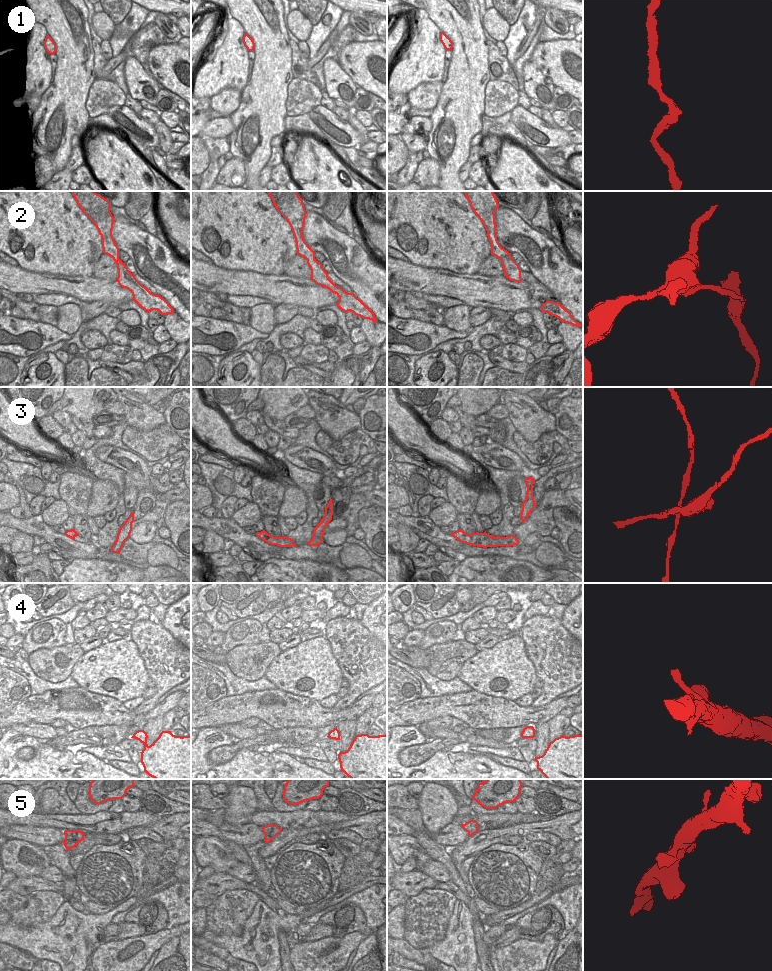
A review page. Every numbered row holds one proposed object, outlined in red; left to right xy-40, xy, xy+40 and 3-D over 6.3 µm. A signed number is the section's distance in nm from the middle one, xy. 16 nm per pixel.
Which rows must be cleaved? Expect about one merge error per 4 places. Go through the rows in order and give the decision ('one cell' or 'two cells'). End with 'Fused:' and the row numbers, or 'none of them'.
1: one cell
2: two cells
3: two cells
4: one cell
5: one cell
Fused: 2, 3

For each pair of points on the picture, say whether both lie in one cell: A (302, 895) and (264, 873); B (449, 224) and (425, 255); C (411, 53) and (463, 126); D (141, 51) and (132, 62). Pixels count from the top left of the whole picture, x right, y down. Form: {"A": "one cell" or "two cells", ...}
{"A": "two cells", "B": "one cell", "C": "two cells", "D": "two cells"}

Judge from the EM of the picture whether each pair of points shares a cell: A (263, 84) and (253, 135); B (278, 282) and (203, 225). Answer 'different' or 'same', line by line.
A: same
B: different

